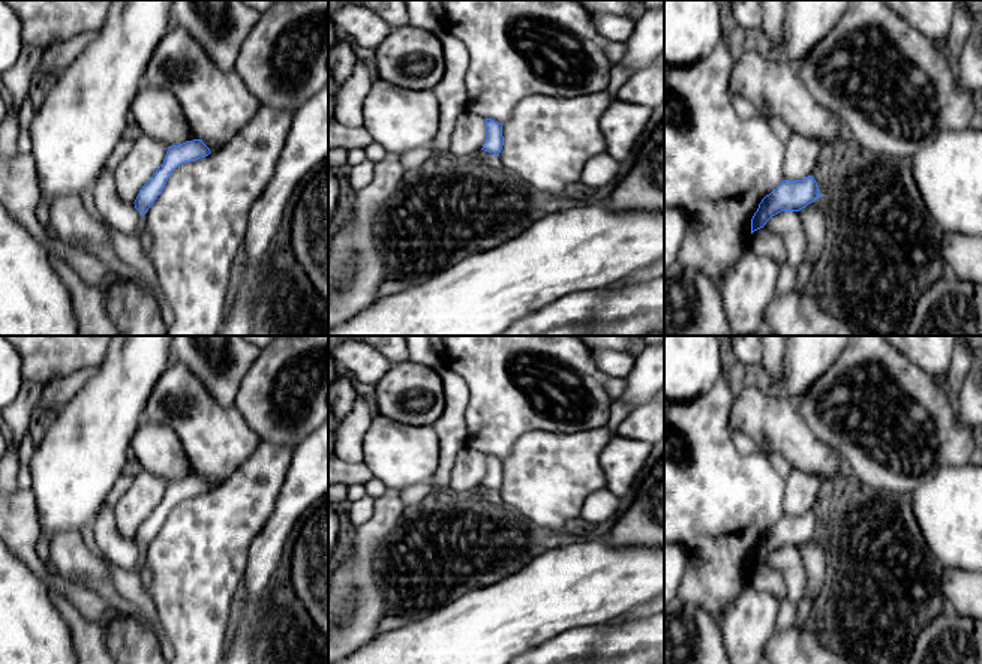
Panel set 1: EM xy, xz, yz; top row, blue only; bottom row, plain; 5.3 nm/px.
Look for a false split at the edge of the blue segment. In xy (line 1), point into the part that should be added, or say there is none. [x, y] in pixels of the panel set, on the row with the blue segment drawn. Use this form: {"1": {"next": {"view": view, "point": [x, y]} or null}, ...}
{"1": {"next": null}}

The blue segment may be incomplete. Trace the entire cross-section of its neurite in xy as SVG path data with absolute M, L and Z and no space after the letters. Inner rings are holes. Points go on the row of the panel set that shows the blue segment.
M202 139L186 141L178 145L168 147L163 163L156 169L151 178L142 186L136 199L135 208L144 216L157 196L162 193L171 172L184 162L198 160L208 156L211 151Z

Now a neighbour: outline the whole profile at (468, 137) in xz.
M465 111L451 133L450 157L466 159L480 151L486 141L486 118Z

